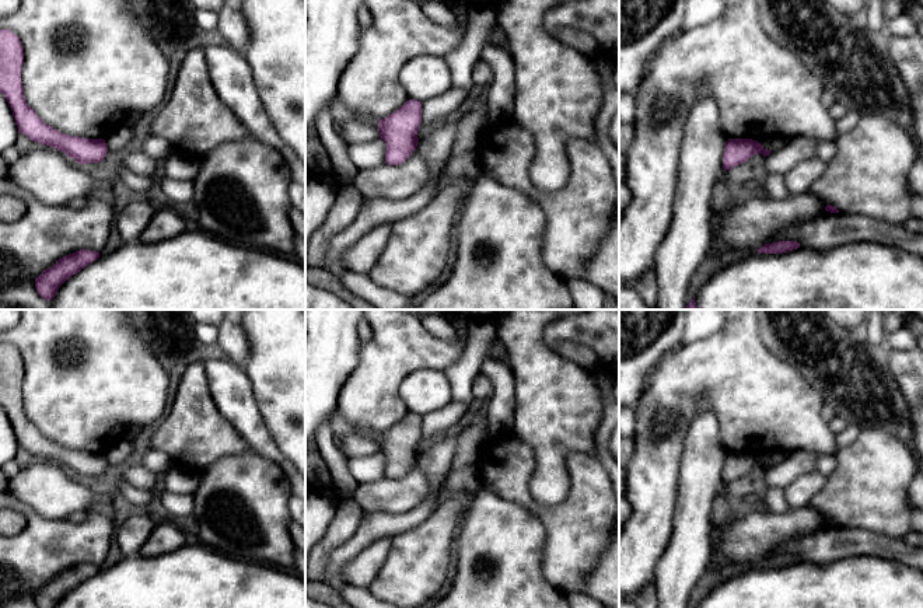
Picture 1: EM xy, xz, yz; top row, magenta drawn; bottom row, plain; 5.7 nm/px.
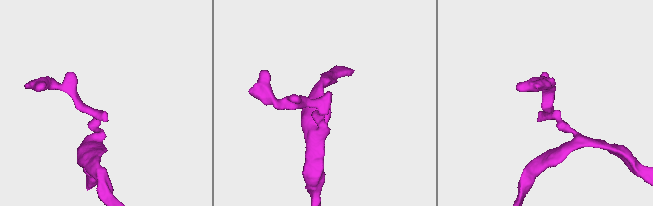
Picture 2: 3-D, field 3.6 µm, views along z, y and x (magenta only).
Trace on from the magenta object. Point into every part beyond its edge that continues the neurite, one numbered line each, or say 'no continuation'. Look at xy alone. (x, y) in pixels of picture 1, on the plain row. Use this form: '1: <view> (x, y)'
no continuation

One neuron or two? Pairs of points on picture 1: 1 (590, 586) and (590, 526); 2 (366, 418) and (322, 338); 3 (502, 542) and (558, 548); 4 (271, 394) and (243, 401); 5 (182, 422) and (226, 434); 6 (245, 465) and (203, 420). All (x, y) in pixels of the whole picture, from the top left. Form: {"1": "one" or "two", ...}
{"1": "two", "2": "two", "3": "two", "4": "two", "5": "one", "6": "two"}

